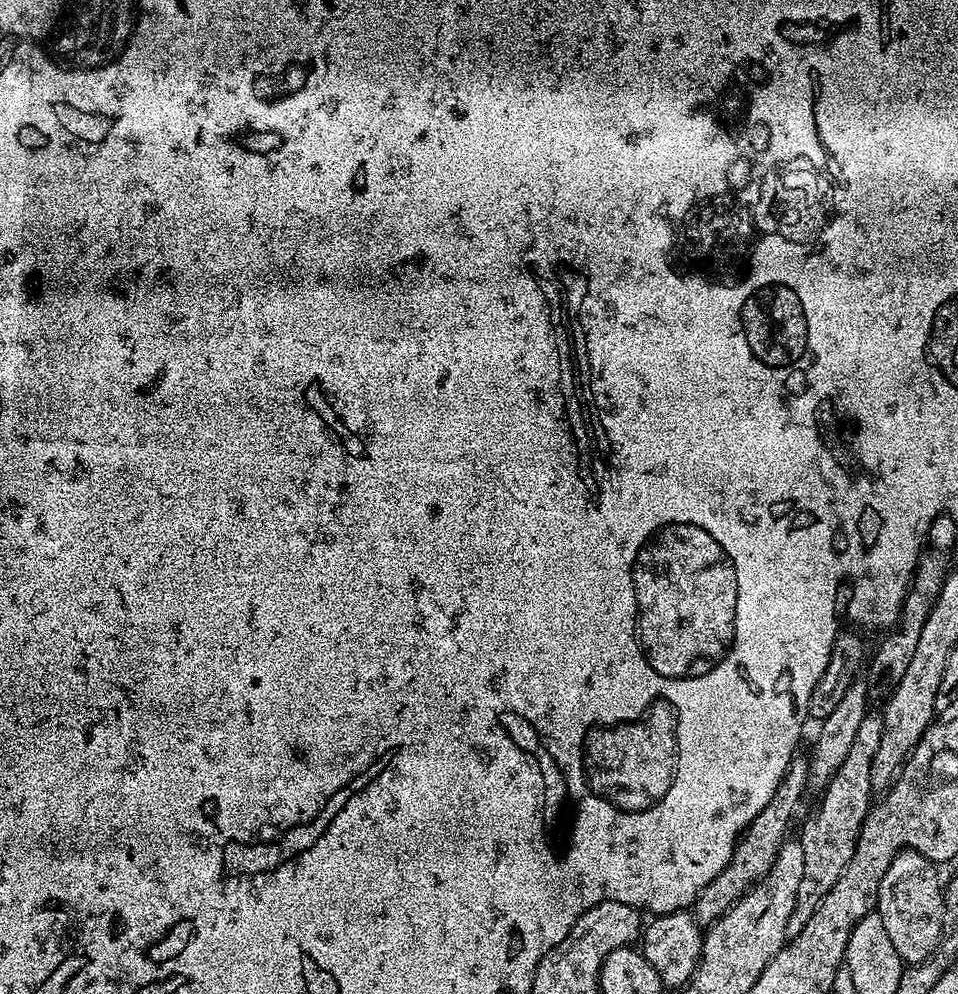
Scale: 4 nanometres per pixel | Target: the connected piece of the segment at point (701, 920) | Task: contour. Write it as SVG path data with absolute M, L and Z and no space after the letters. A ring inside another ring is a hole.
M797 754L792 757L782 782L778 782L778 790L774 790L774 798L770 798L770 802L762 806L762 814L758 814L758 818L754 818L754 822L750 822L748 829L740 835L734 854L730 862L726 862L722 874L718 874L718 878L714 878L714 882L710 882L698 894L694 905L697 924L711 926L715 920L722 918L722 914L726 914L733 908L767 874L770 866L774 866L780 848L789 835L788 826L792 820L792 814L804 790L808 790L809 786L808 761L803 755Z

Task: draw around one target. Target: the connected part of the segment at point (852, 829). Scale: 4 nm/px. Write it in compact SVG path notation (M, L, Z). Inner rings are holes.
M869 714L862 718L862 726L858 726L858 734L854 737L842 766L838 766L830 782L819 793L820 809L805 822L804 829L798 833L798 839L802 844L802 883L798 886L794 912L786 922L785 937L802 934L806 922L810 922L810 918L818 910L822 898L826 898L826 894L834 890L834 882L842 878L850 858L854 858L864 819L873 803L871 794L874 794L874 789L870 778L870 766L874 764L874 754L878 750L878 742L882 740L883 721L883 715L880 714Z

